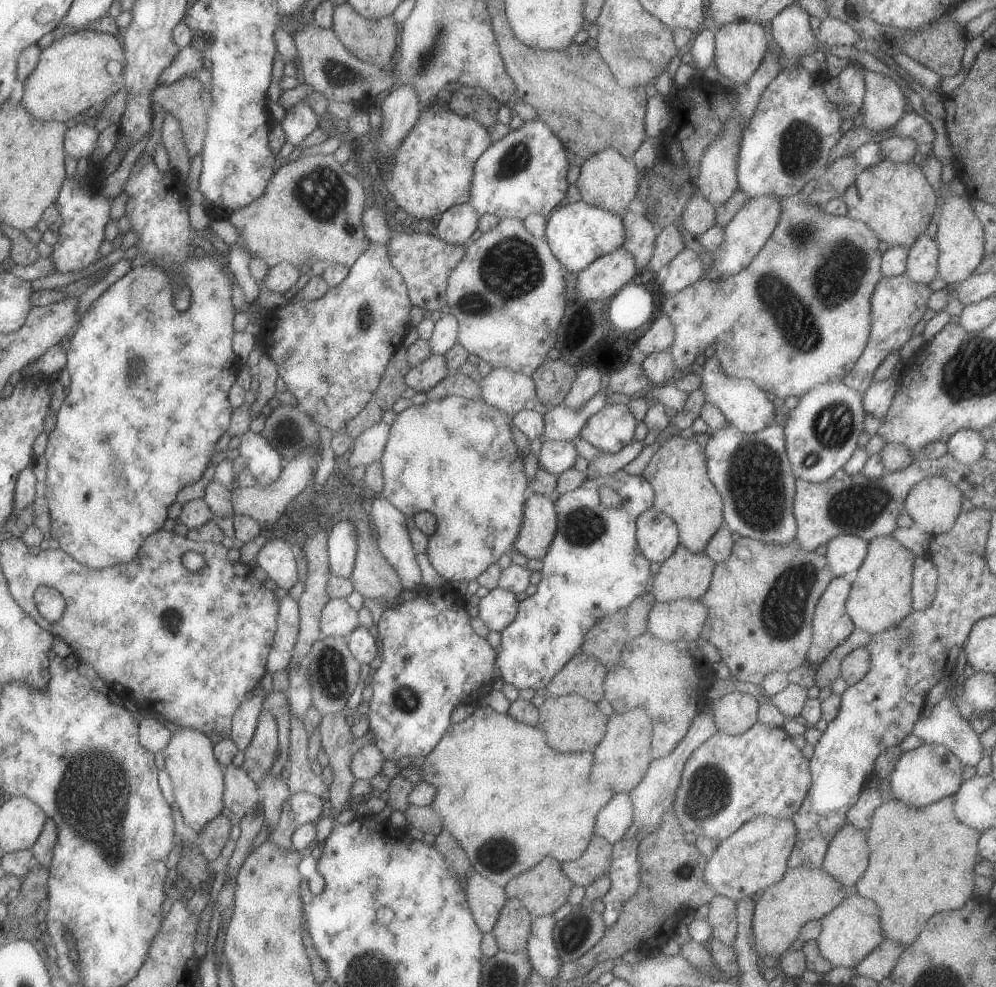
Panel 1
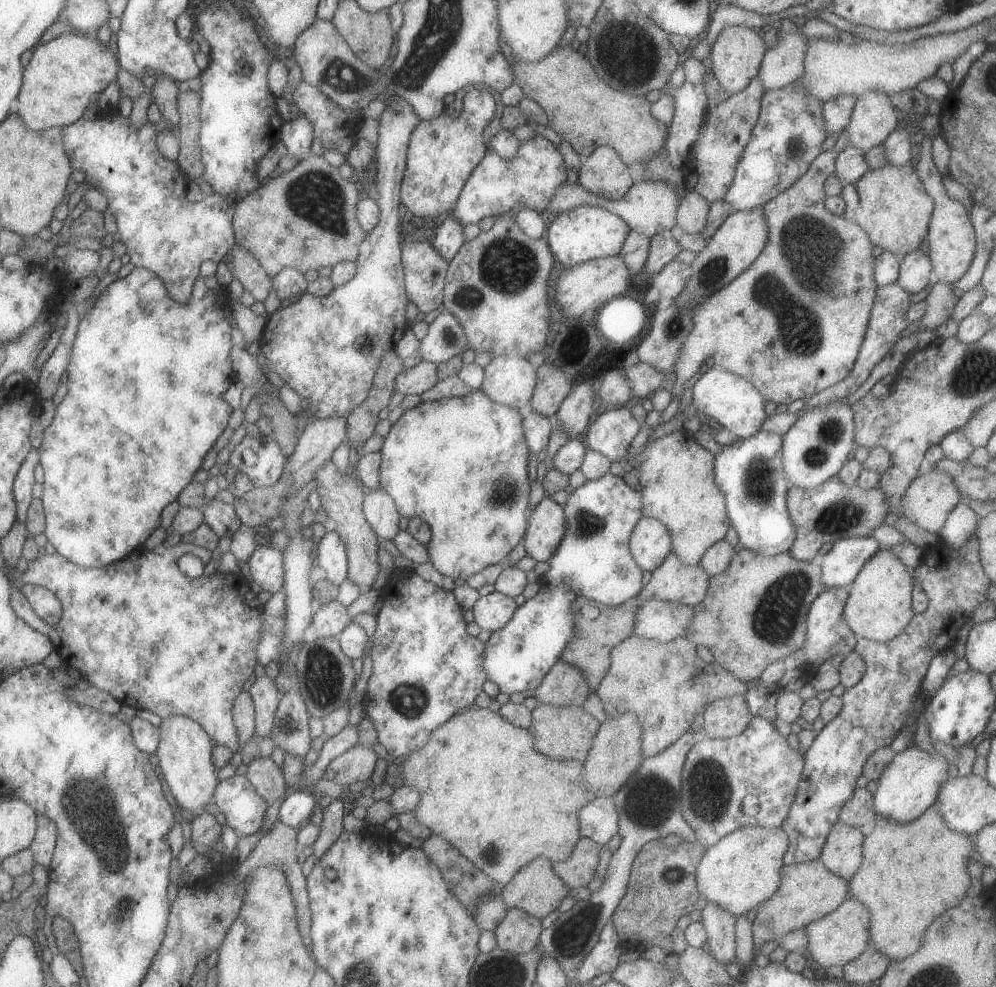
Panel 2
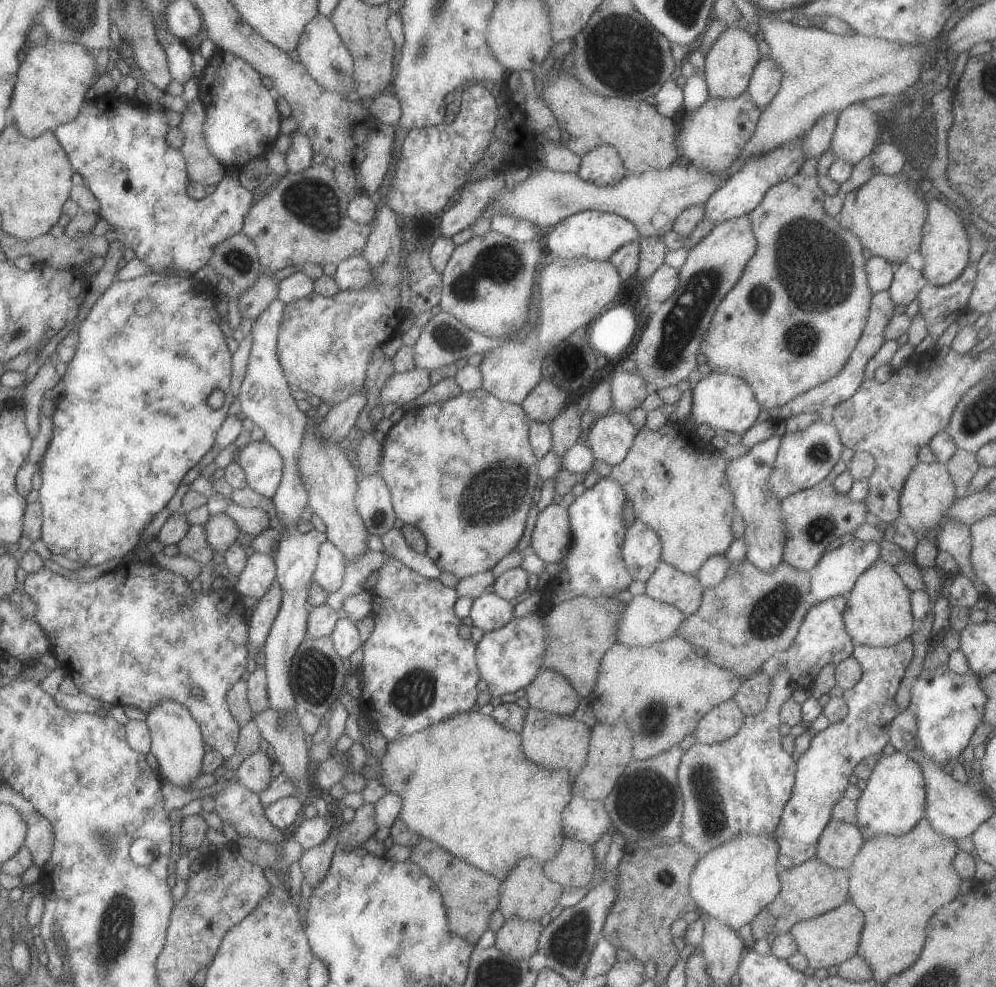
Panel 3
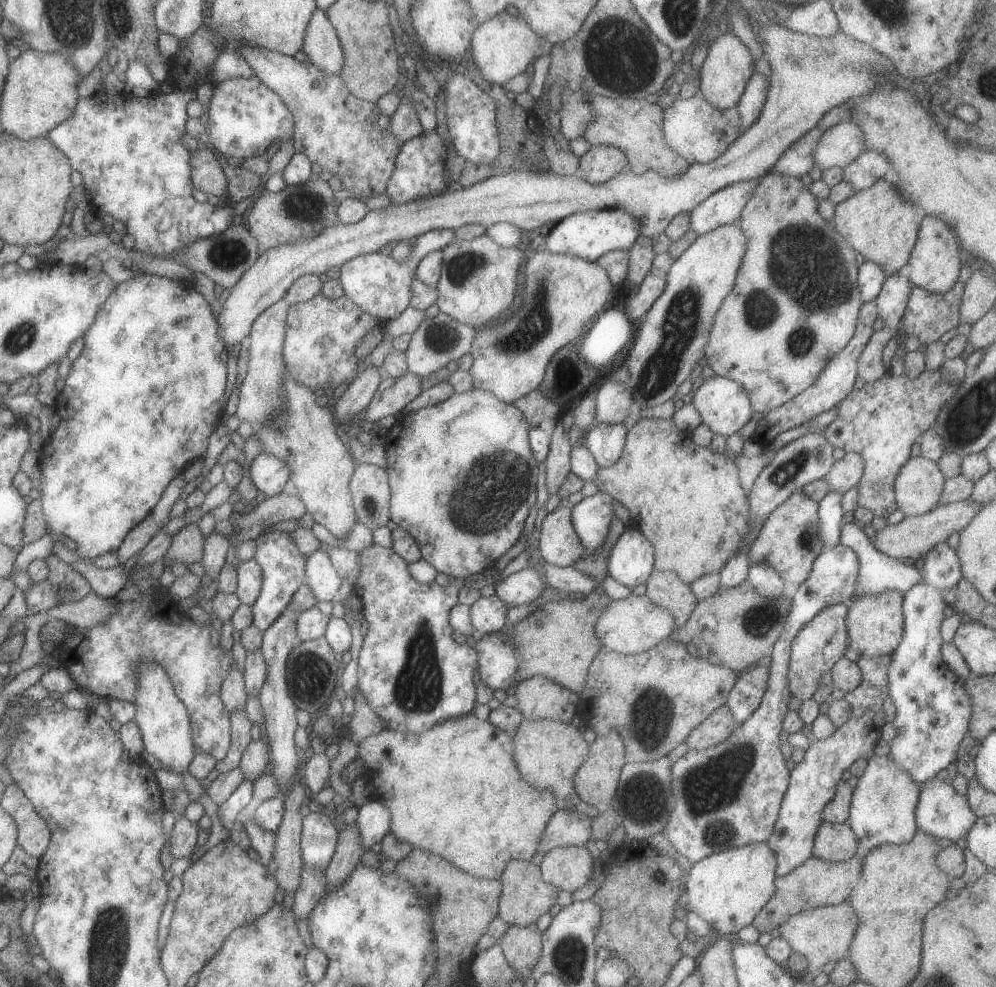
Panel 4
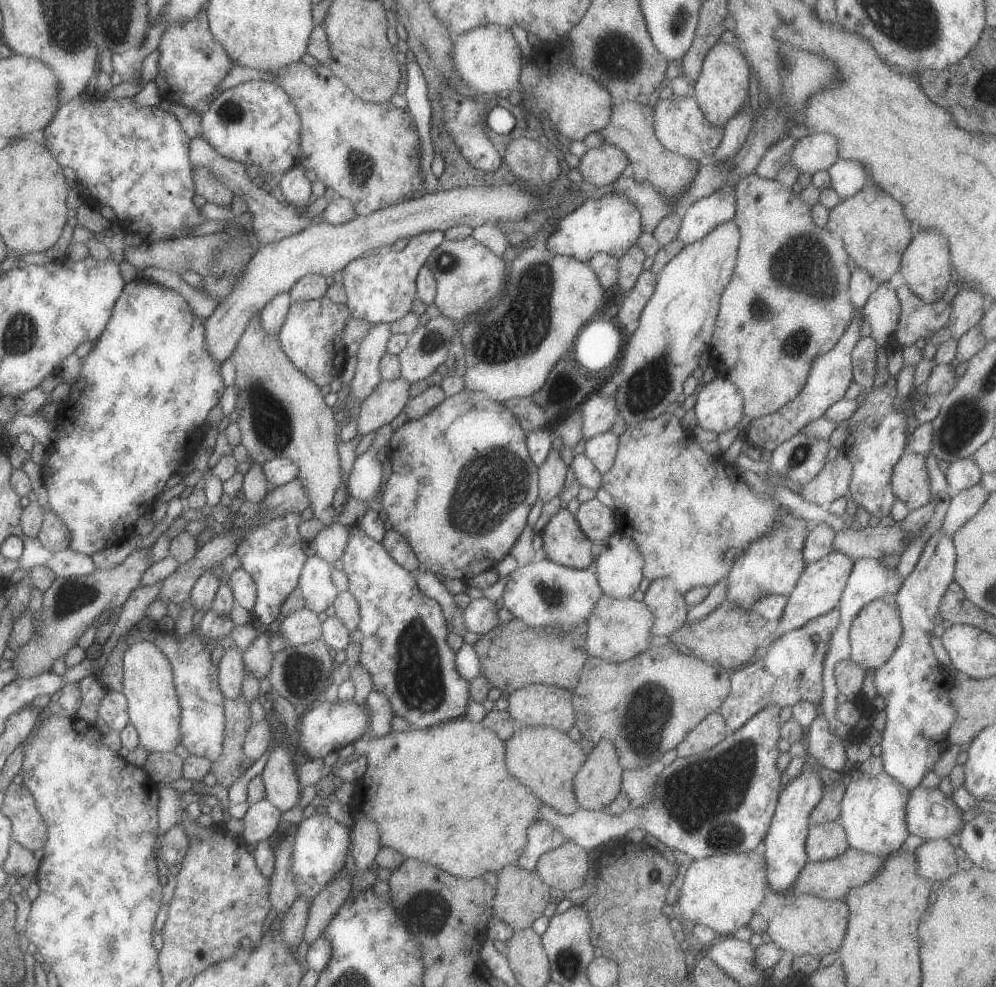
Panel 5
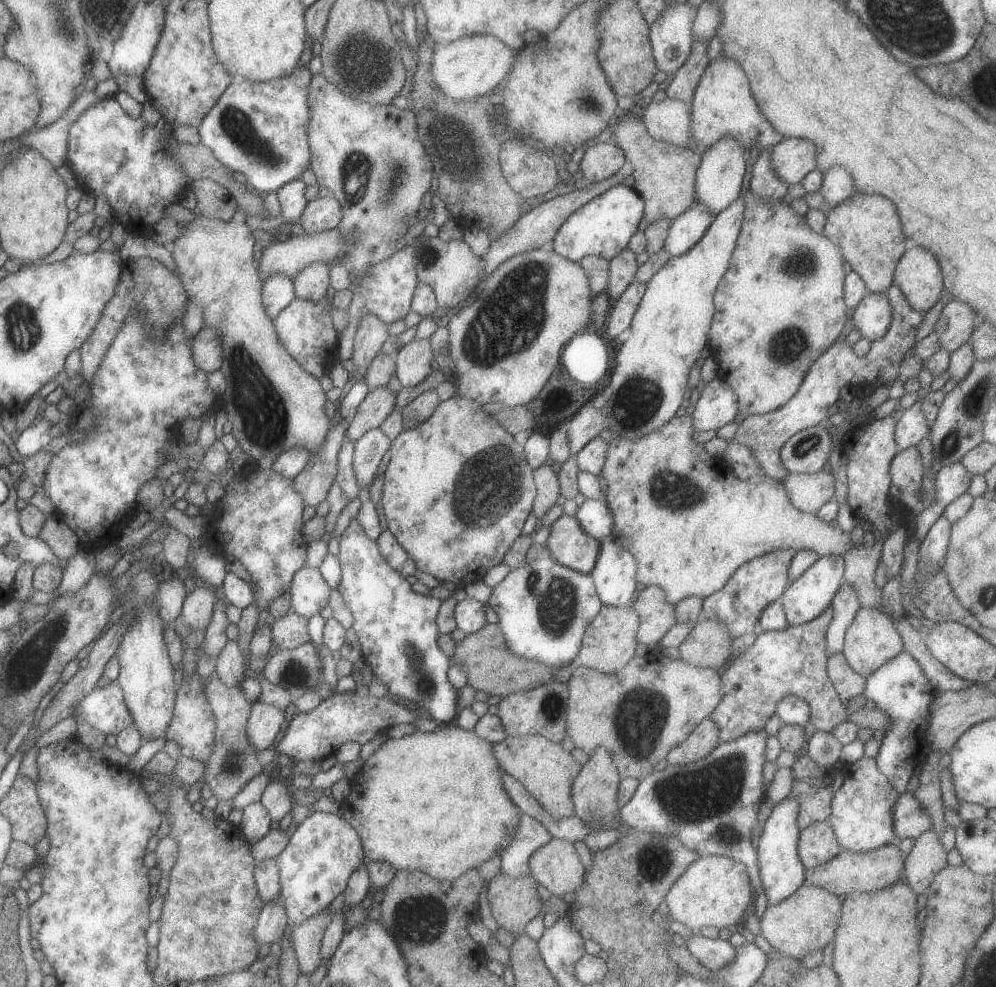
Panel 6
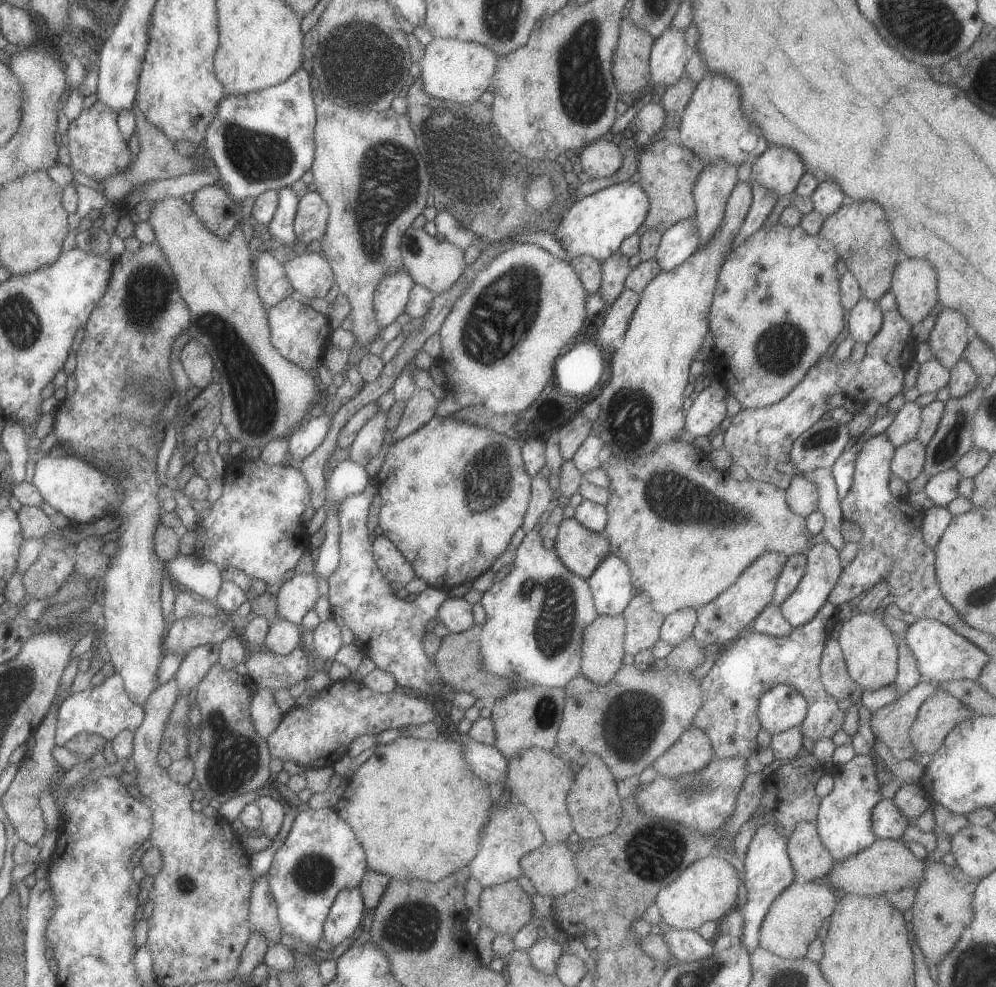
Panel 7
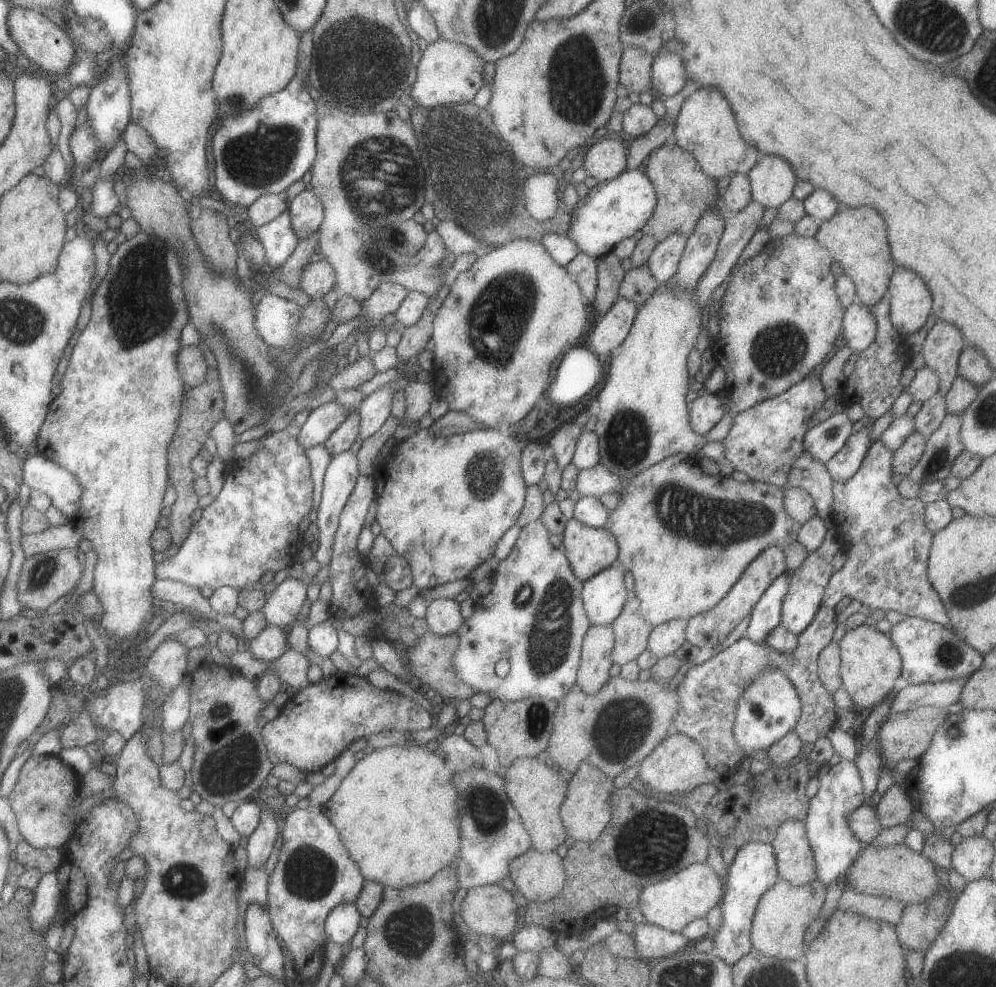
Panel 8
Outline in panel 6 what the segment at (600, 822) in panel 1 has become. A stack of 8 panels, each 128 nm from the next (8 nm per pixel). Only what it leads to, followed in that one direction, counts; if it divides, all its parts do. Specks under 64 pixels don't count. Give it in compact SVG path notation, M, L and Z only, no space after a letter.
M520 814L520 824L512 840L502 850L500 872L508 878L528 876L531 874L530 858L542 846L550 844L550 831L536 818L529 814Z

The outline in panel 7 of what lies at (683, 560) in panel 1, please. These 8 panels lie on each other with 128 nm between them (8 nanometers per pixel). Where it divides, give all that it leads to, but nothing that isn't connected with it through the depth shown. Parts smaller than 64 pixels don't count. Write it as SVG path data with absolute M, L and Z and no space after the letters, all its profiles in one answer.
M638 591L622 612L626 620L626 638L624 638L626 654L635 655L652 648L660 640L660 629L665 617L654 612L650 601L650 594Z

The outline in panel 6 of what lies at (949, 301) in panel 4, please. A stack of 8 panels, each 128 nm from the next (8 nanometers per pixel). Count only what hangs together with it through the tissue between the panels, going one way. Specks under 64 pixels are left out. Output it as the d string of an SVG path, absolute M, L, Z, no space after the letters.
M895 283L890 286L886 295L894 312L892 323L884 338L871 341L871 351L864 358L856 356L852 345L846 341L846 338L841 342L836 341L814 361L808 374L804 377L804 382L800 384L798 392L784 406L763 415L747 416L742 424L738 425L733 442L750 448L750 452L758 460L754 472L759 471L773 479L782 481L784 476L789 473L782 466L780 458L782 446L786 444L788 438L792 438L798 431L825 423L828 408L840 400L840 390L846 384L853 387L854 395L859 399L869 396L869 393L863 390L864 384L874 389L880 386L888 388L892 386L892 382L899 375L901 362L906 352L915 346L916 332L928 312L914 310Z

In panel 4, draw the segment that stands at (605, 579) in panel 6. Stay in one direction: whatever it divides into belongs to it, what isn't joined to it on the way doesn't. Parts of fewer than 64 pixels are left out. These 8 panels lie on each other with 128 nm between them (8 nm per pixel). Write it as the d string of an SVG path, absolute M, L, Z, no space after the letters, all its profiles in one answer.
M632 525L624 529L607 560L607 574L629 589L647 584L654 570L654 546Z

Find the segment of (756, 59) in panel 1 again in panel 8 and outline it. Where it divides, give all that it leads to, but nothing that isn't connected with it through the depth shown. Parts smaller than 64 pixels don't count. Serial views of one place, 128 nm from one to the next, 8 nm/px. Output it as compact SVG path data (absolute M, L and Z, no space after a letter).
M698 87L685 98L675 121L674 133L677 138L675 144L693 154L702 170L715 181L723 176L747 175L761 156L756 146L742 138L732 108L716 88Z

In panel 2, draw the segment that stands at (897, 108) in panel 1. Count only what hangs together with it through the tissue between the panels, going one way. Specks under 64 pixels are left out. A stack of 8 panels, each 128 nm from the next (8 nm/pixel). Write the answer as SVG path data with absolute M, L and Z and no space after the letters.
M870 90L859 97L848 131L848 144L866 152L884 142L899 125L890 95L882 90Z

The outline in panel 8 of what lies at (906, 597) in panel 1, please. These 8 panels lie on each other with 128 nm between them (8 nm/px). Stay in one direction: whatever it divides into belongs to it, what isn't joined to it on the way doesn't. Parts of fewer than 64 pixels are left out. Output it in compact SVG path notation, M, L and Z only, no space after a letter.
M866 622L848 630L839 642L841 650L840 680L842 688L848 692L854 709L874 709L882 702L896 680L901 676L903 662L888 633L880 632L874 624Z

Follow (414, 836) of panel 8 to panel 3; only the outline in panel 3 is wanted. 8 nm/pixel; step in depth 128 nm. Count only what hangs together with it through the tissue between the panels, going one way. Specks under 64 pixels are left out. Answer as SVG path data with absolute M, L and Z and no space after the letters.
M478 709L458 713L410 736L396 738L392 742L387 742L388 748L386 753L382 756L382 760L378 760L380 771L382 770L380 772L382 774L380 782L385 786L388 793L398 794L402 798L402 812L400 812L399 818L412 832L418 834L422 839L436 842L438 846L442 846L444 850L448 850L455 857L504 882L510 876L510 871L518 864L518 861L524 860L524 858L535 858L541 864L549 861L551 858L556 858L556 854L560 852L564 840L567 839L564 836L562 826L560 826L560 814L566 808L566 804L572 800L572 786L570 786L570 782L574 782L572 778L568 780L570 774L566 770L550 772L546 768L540 768L538 764L530 762L524 756L524 750L520 746L520 740L522 740L520 736L522 734L508 732L506 728L498 726L498 722L492 718L492 715L484 715Z

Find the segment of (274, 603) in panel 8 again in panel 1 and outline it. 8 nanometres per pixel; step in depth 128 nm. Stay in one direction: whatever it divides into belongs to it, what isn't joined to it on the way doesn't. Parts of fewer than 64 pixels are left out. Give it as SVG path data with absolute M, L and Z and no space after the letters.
M344 518L328 533L328 556L332 575L351 578L357 548L356 526Z

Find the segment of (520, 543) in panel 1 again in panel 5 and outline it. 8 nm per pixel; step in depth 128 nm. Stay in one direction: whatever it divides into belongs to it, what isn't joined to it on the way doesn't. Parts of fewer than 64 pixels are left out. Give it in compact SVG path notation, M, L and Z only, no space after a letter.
M560 508L541 531L542 548L550 562L573 568L586 569L593 565L592 541L582 532L575 513Z

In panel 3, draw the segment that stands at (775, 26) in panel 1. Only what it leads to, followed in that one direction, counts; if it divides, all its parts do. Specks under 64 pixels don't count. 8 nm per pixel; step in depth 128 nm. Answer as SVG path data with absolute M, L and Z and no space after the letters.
M771 55L759 60L746 91L752 96L754 104L760 108L760 111L763 111L778 94L782 76L784 74L780 66L774 62Z

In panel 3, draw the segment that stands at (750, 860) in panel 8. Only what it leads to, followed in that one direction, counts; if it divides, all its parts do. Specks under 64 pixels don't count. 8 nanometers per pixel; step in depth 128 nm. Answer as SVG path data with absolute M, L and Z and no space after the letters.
M912 634L902 642L886 648L853 642L852 655L863 669L862 676L854 686L844 691L843 699L848 705L848 714L840 722L813 733L808 750L797 761L792 796L786 803L780 824L774 832L780 846L781 868L791 868L817 856L819 838L828 822L833 819L834 805L844 798L854 768L863 758L881 754L882 748L888 744L888 728L899 713L895 696L900 689L904 672L914 657L911 636Z

